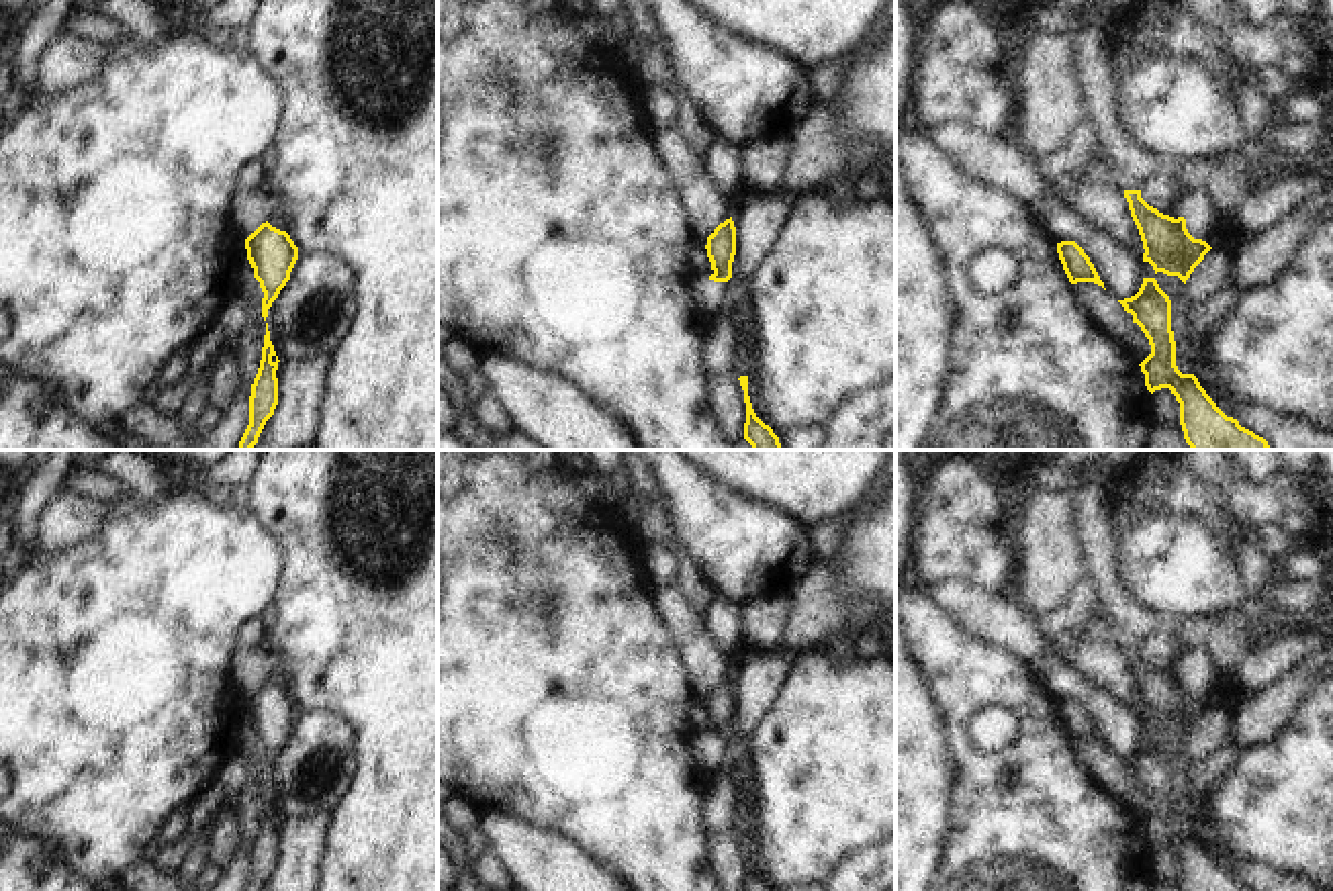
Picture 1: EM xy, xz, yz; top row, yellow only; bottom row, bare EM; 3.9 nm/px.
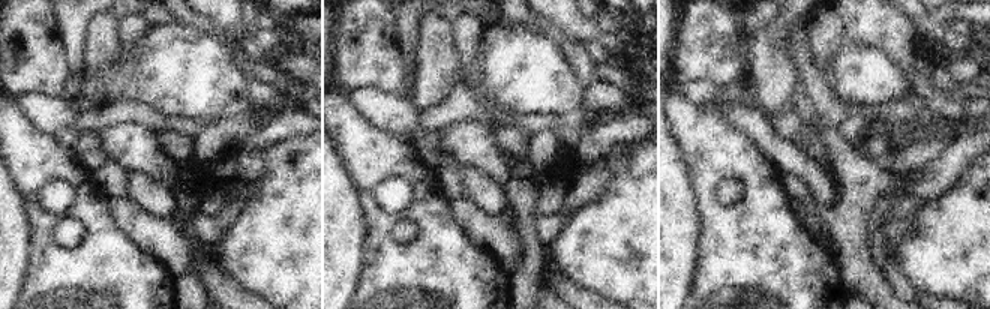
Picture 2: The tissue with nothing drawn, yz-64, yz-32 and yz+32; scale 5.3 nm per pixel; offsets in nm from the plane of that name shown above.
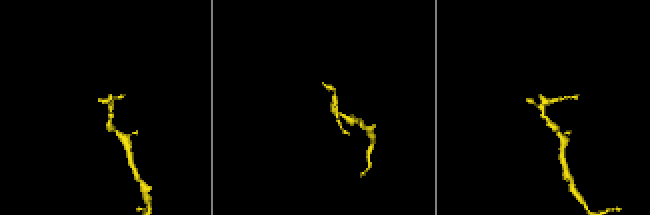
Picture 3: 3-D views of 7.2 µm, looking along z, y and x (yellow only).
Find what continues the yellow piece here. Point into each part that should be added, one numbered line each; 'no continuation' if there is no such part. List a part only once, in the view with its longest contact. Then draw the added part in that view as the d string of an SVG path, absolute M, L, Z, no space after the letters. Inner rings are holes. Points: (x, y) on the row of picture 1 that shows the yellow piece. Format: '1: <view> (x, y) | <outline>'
no continuation

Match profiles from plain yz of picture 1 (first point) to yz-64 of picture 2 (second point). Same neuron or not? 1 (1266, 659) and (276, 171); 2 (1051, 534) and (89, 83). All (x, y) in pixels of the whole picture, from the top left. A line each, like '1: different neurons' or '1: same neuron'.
1: different neurons
2: same neuron

